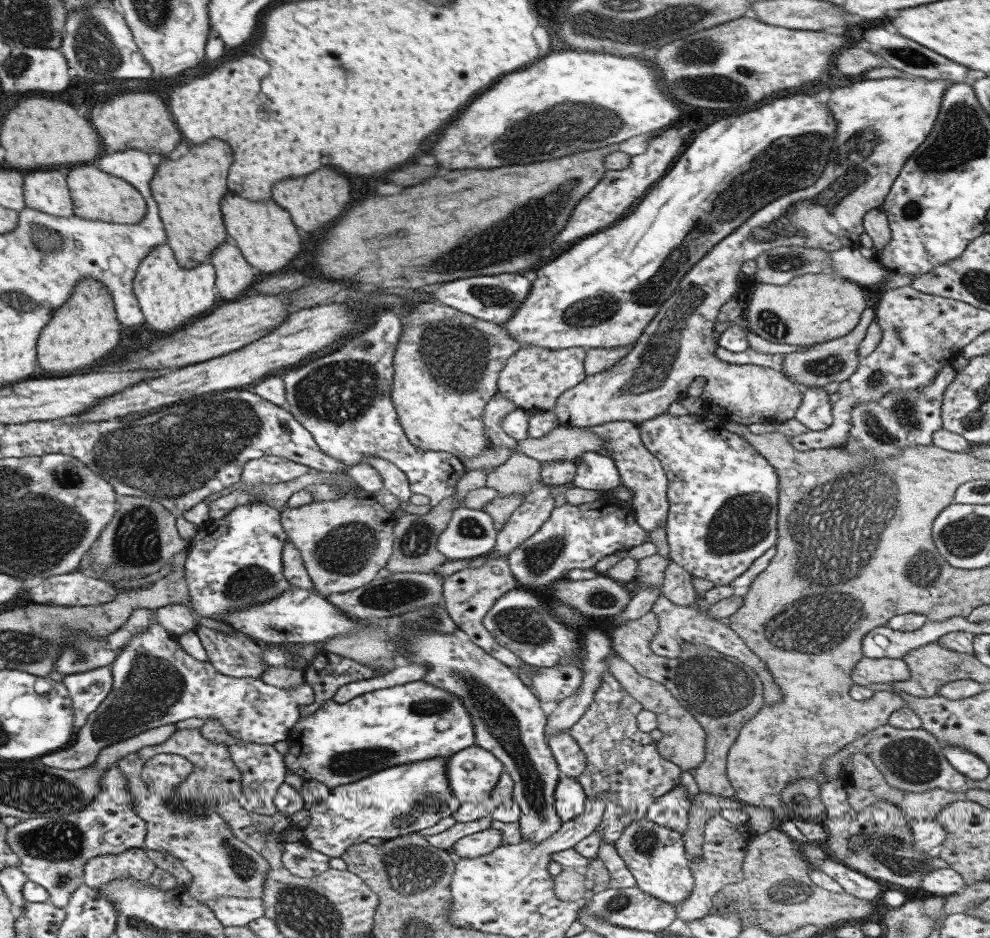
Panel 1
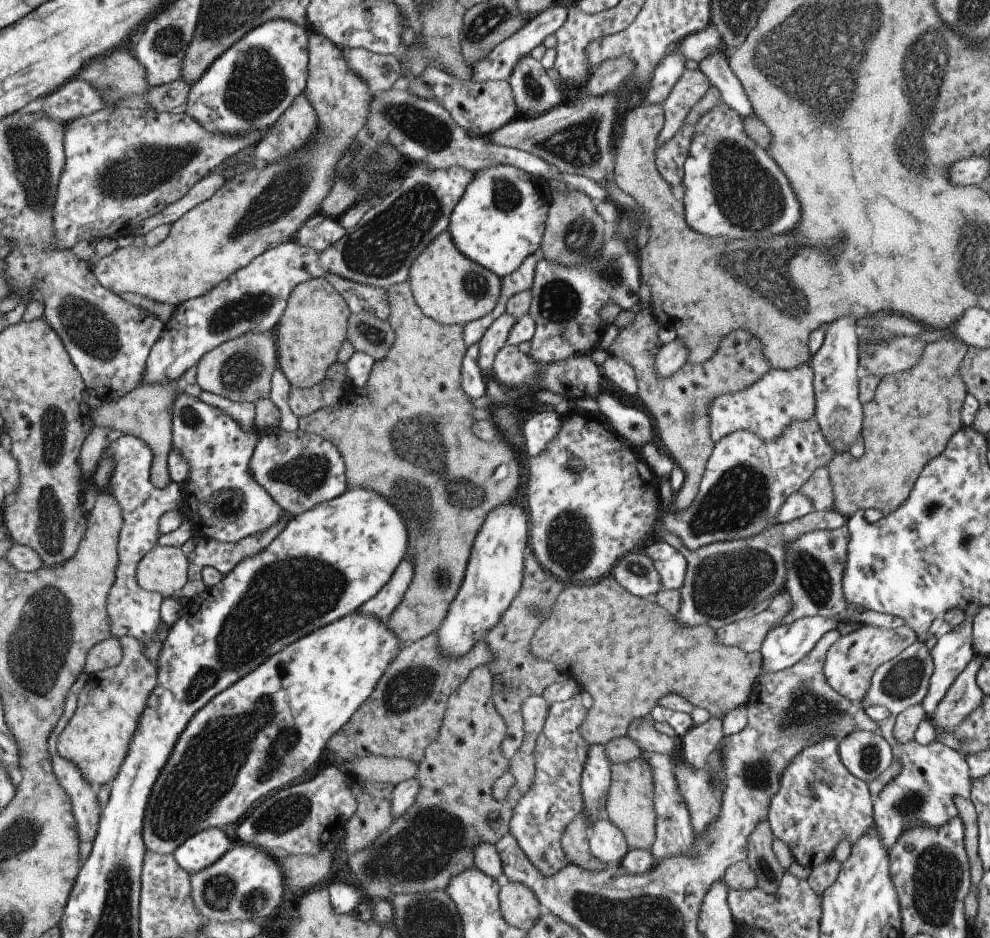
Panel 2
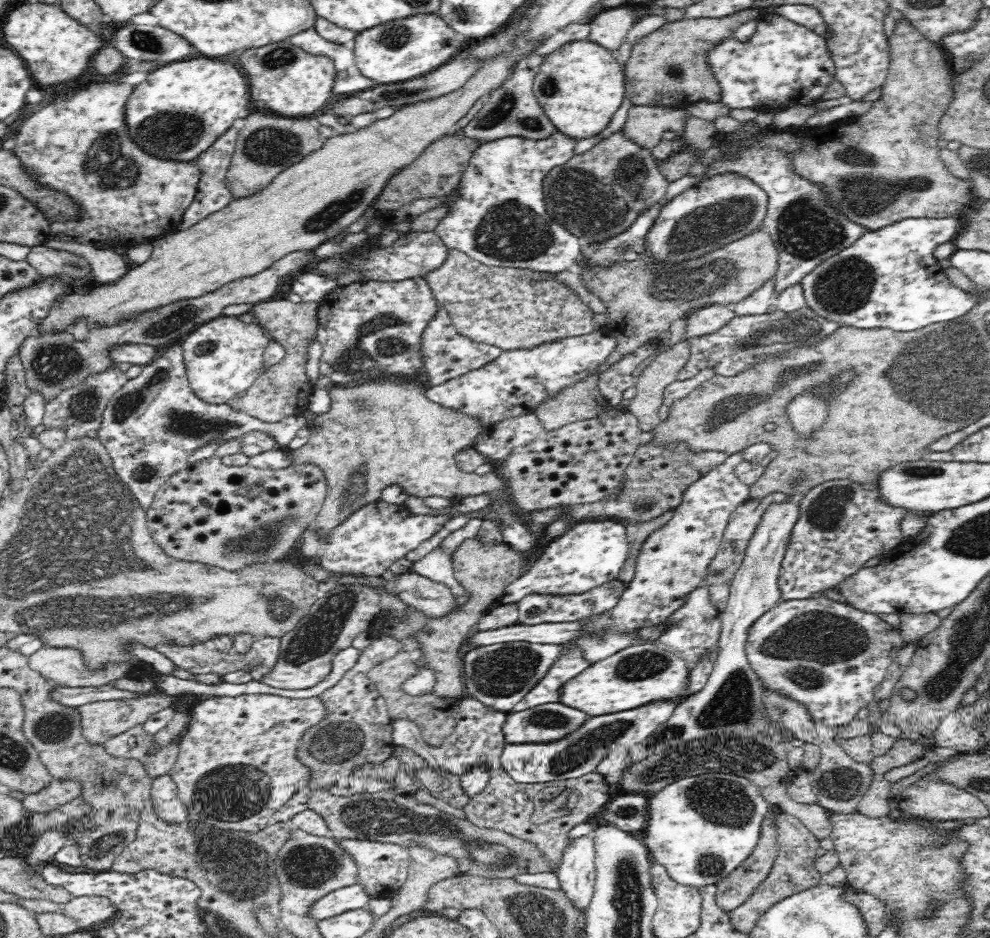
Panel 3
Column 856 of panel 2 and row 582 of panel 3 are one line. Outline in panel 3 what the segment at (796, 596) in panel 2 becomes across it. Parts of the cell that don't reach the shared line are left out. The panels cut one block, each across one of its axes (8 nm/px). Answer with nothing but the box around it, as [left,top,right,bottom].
[517,579,626,625]

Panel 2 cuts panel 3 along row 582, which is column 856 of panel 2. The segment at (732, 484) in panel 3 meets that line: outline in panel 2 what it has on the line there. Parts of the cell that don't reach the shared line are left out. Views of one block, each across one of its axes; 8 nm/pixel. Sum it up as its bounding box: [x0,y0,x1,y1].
[823,624,917,704]

